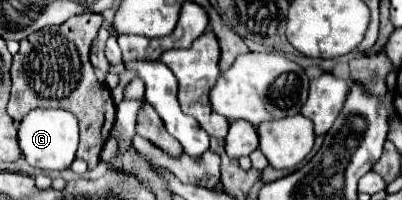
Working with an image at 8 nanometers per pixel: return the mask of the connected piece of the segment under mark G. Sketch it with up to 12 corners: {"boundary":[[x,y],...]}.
{"boundary":[[31,110],[19,146],[41,170],[65,170],[79,144],[69,110]]}

